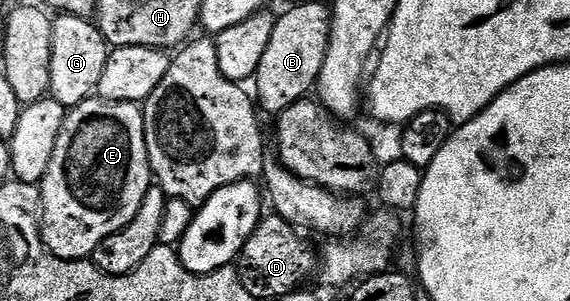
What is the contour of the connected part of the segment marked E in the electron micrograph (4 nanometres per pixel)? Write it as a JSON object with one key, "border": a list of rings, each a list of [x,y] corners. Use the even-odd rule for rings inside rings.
{"border":[[[101,97],[85,99],[76,111],[77,114],[83,115],[83,119],[78,132],[74,135],[74,140],[70,143],[70,152],[66,155],[66,168],[58,167],[59,165],[51,166],[50,174],[40,184],[43,194],[40,207],[41,210],[46,210],[40,215],[40,230],[47,251],[58,259],[89,260],[94,250],[105,239],[112,237],[118,231],[123,231],[147,206],[150,179],[152,183],[150,147],[146,144],[148,119],[139,104],[108,101]]]}

